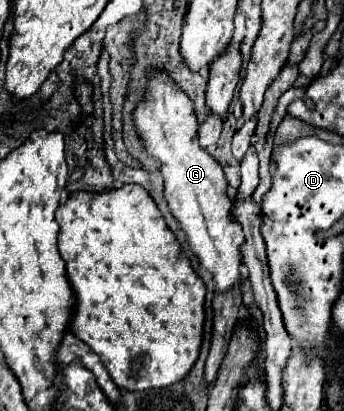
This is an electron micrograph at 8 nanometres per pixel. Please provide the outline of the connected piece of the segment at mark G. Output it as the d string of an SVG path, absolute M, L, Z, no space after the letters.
M157 73L149 85L149 93L133 115L135 127L147 151L161 161L165 197L171 213L187 233L189 247L199 257L201 265L213 275L217 291L229 291L241 281L239 247L243 243L243 231L231 217L233 201L227 195L227 179L221 165L197 143L197 117L189 97L183 95L167 73Z

